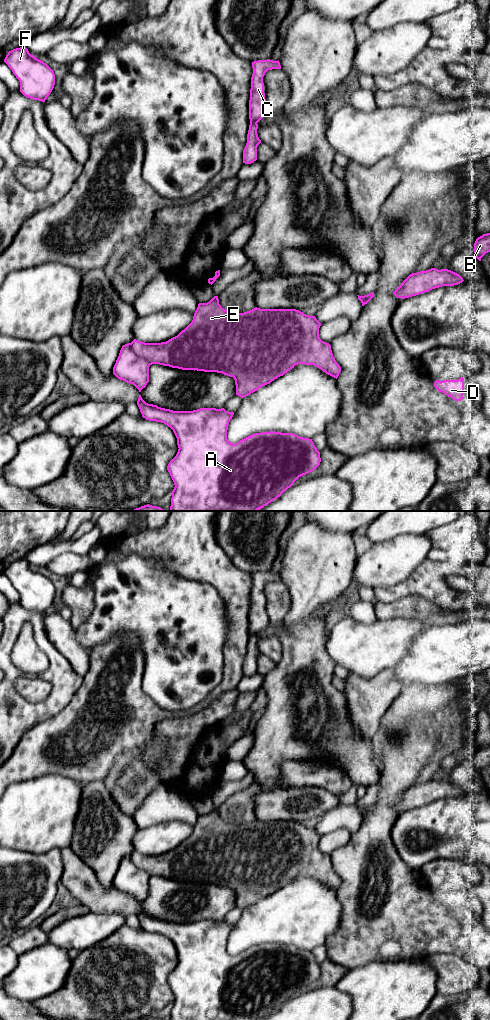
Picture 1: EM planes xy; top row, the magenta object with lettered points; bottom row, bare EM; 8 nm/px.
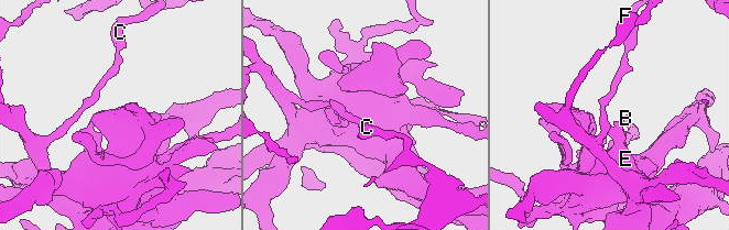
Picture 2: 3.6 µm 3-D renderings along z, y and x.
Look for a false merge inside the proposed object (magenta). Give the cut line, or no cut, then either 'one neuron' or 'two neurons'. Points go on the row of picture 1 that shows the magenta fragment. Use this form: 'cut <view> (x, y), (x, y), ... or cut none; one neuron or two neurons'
cut xy (130, 343), (131, 349), (150, 364); two neurons

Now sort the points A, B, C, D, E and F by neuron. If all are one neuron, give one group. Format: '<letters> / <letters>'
A F / B C D E

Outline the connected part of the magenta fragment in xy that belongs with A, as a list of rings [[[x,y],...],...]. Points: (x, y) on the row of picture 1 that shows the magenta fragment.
[[[139,395],[137,405],[142,417],[170,427],[176,438],[178,452],[167,470],[174,482],[169,511],[258,511],[282,495],[301,476],[314,471],[321,462],[320,452],[312,439],[294,433],[261,432],[233,444],[227,439],[227,430],[234,412],[224,408],[200,408],[193,411],[173,411],[146,403]]]

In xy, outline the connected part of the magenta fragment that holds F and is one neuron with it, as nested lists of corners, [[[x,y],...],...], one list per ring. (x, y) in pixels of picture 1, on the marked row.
[[[26,47],[9,51],[4,62],[19,80],[24,96],[45,102],[55,85],[55,74],[46,63],[31,55]]]

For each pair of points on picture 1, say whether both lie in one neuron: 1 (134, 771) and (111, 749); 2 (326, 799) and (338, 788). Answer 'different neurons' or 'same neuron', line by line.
1: different neurons
2: different neurons

